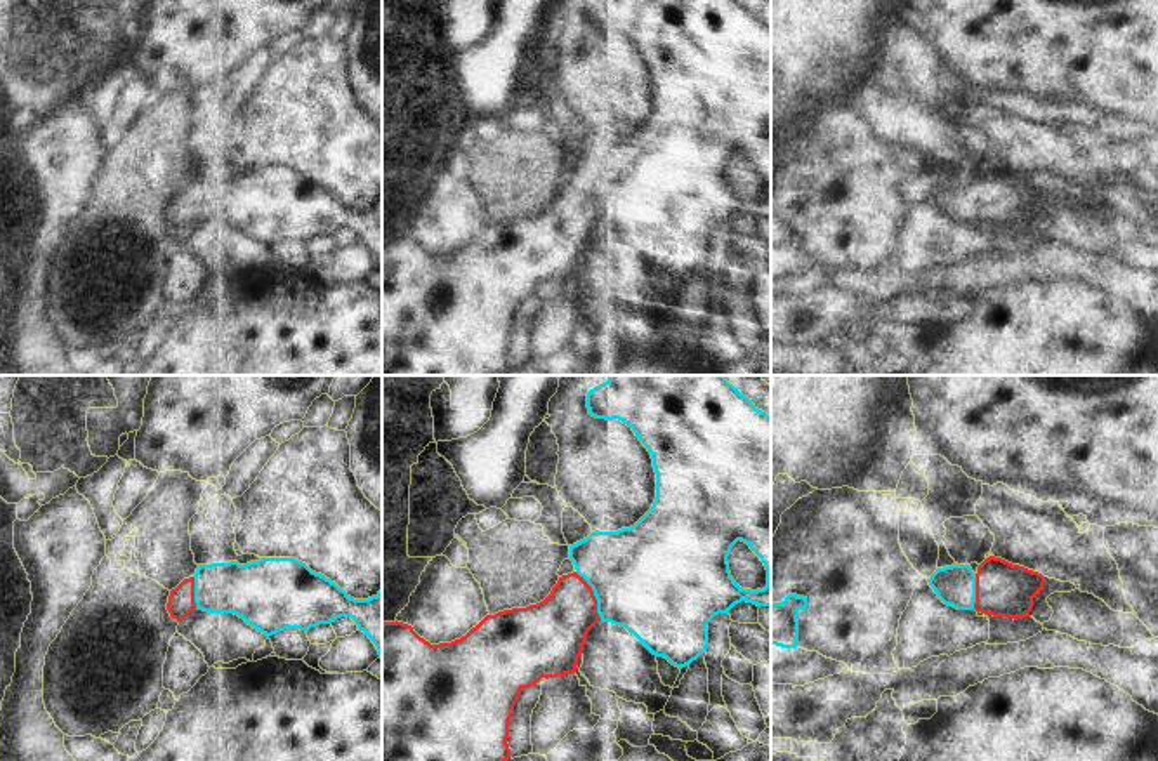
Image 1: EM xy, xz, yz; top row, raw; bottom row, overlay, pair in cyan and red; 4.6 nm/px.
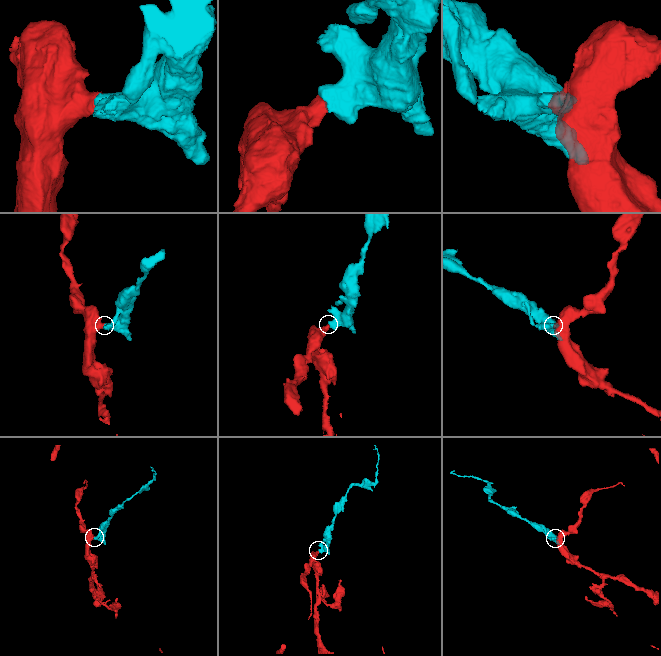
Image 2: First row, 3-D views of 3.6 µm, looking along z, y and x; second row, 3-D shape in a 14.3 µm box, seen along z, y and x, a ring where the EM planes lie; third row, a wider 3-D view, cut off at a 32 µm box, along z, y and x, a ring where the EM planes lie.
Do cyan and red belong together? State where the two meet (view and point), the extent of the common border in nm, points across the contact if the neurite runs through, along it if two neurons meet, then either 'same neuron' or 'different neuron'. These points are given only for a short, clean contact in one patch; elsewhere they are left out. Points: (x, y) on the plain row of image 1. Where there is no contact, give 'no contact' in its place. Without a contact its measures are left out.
xz (594, 205) | 260 nm | across xz (644, 190), (615, 191), (594, 205), (554, 242) | same neuron

